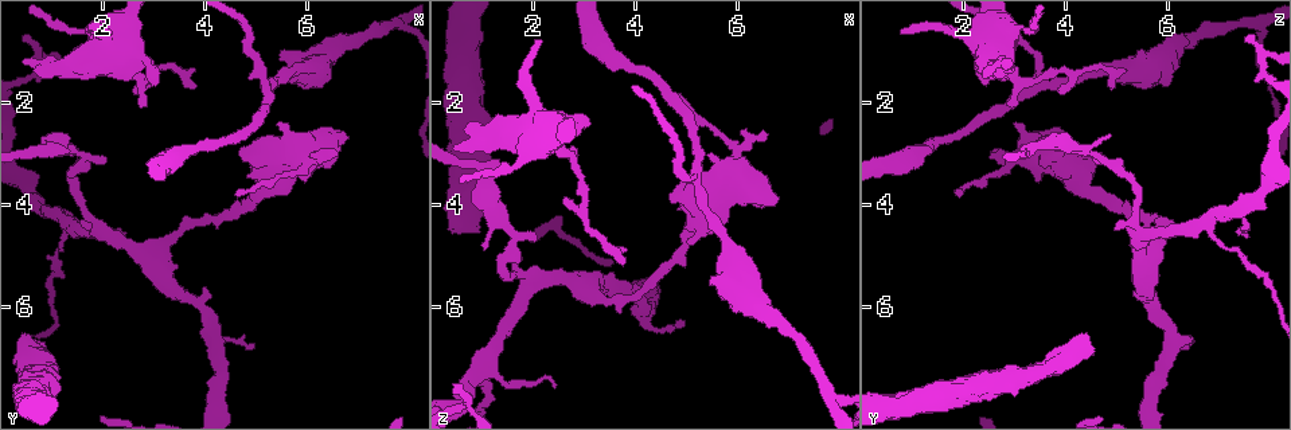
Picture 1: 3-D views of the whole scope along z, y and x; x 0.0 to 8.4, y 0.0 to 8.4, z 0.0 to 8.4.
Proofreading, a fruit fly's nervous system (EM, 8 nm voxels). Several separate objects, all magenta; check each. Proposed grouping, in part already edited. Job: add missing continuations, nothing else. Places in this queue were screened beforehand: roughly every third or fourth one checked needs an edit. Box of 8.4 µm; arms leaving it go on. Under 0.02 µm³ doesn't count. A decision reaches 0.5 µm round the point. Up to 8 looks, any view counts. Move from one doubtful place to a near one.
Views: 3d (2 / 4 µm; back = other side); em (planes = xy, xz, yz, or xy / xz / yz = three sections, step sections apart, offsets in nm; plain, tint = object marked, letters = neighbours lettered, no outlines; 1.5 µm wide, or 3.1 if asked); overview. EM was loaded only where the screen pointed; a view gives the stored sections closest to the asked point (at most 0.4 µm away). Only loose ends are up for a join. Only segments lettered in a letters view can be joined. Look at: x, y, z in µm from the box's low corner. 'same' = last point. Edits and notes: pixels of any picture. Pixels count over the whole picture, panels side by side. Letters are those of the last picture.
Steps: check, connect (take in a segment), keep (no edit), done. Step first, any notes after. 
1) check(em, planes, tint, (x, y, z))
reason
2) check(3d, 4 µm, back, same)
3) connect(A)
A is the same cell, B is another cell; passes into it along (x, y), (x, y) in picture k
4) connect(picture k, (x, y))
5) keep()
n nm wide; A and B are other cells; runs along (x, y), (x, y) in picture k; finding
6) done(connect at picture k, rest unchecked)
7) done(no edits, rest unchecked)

check(em, planes, letters, (2.15, 0.70, 0.80))
thin end

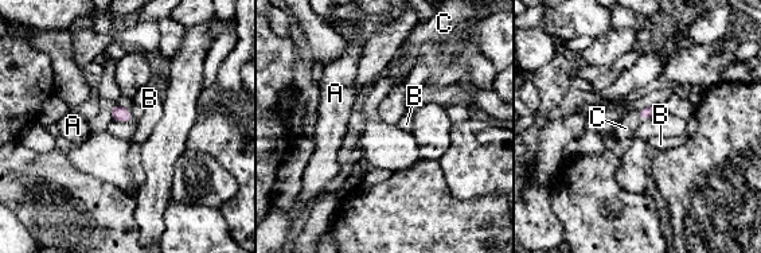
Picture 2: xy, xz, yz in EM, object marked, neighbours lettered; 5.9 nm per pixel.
connect(C)
C is the same cell, A and B are other cells; it goes on there

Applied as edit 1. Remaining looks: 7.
check(3d, 2 µm, (3.80, 1.70, 4.90))
thin end

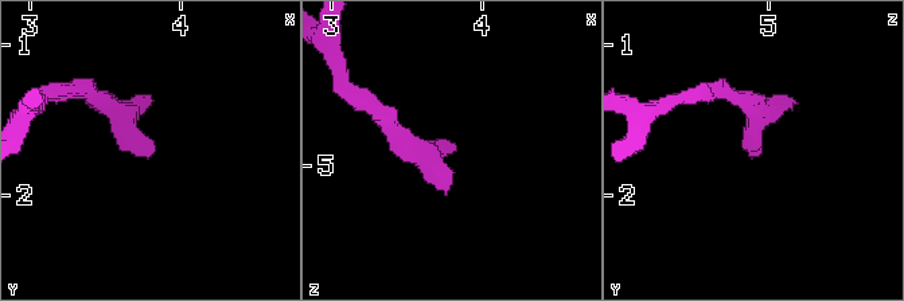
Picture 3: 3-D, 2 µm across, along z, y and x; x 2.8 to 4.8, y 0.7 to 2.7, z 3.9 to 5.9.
check(em, xy, step 8, letters, (3.82, 1.72, 4.94))

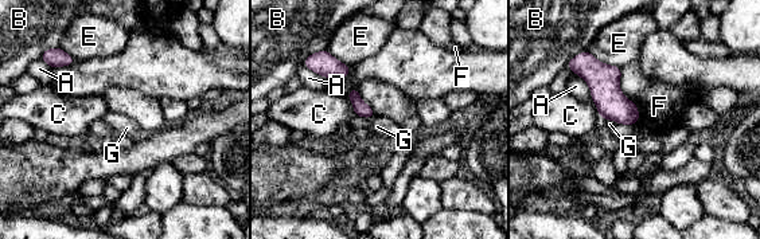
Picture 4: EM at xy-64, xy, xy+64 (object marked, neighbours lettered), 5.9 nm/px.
keep()
A, B, C, E, F and G are other cells; border along (631, 101), (638, 110), (636, 122) in picture 4; no lettered segment goes on from it

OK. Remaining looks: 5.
done(connect at picture 2, rest unchecked)

